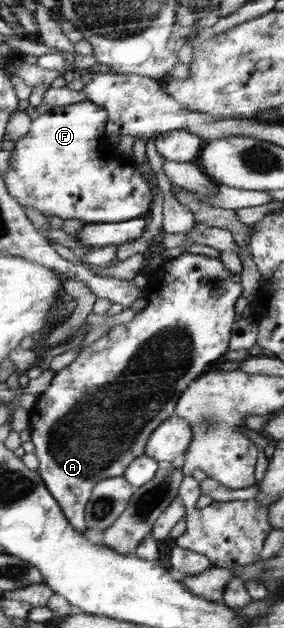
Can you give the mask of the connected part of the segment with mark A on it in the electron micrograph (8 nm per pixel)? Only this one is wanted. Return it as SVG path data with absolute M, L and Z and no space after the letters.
M200 251L196 253L183 252L180 256L169 259L166 263L162 263L159 268L156 268L144 283L148 305L140 312L135 312L134 318L128 324L115 326L108 331L105 337L84 347L70 366L55 372L49 388L43 394L37 396L38 404L30 410L29 429L32 444L35 446L34 454L39 460L38 472L40 477L46 484L48 491L59 502L71 525L81 533L88 528L86 506L87 502L91 500L91 494L94 492L95 486L99 485L100 481L108 478L123 477L127 466L145 452L147 442L156 428L175 415L175 408L184 390L187 390L188 386L196 381L196 378L202 377L204 373L208 372L210 366L222 360L222 358L224 359L224 353L228 351L228 343L230 343L232 325L235 323L234 318L236 318L234 304L240 296L243 296L242 279L237 274L231 273L219 258L203 255Z

